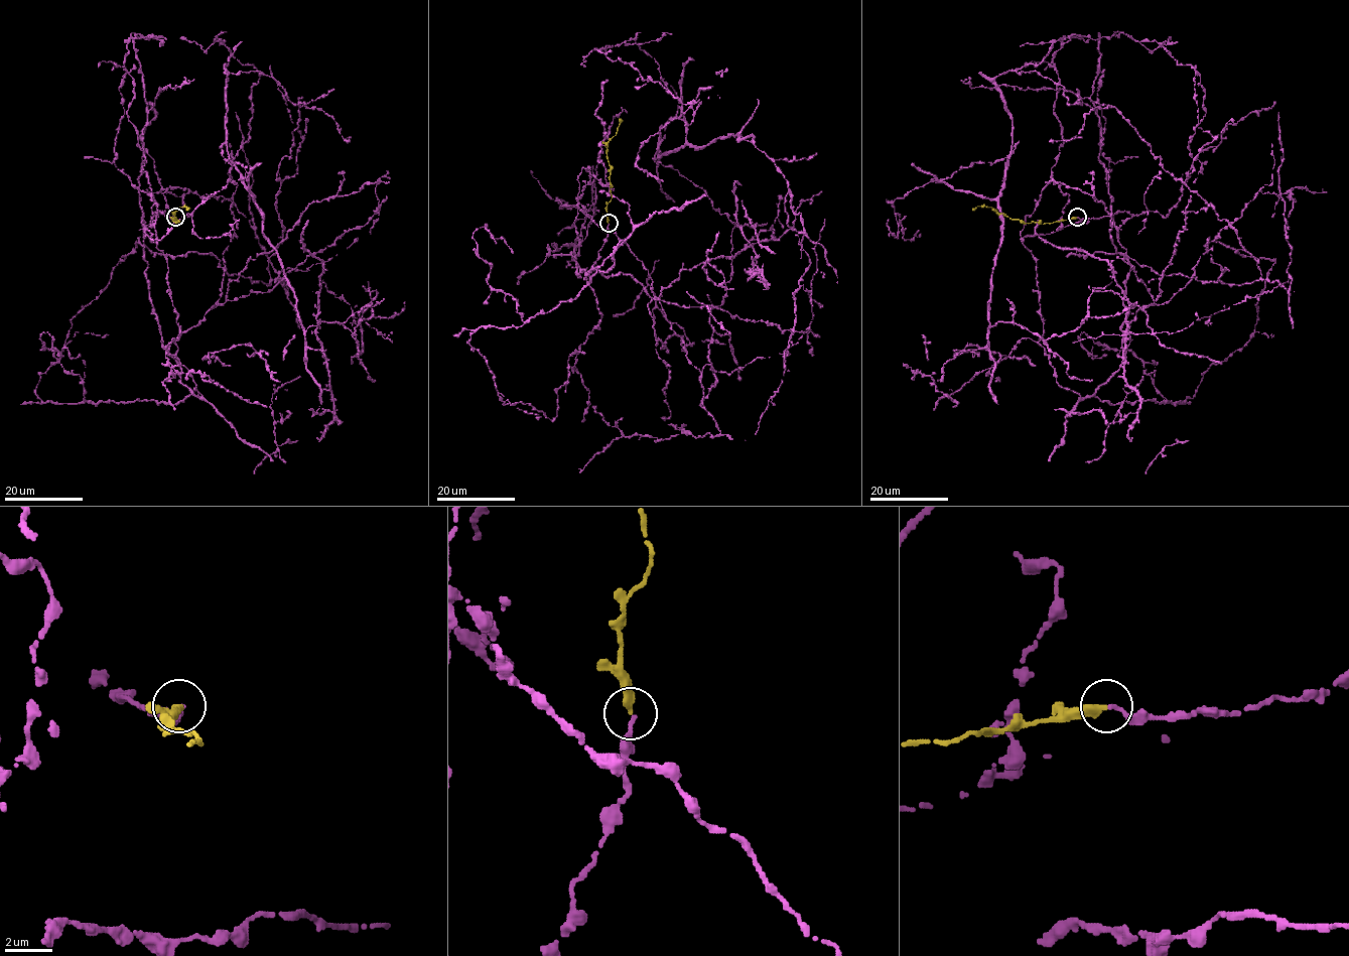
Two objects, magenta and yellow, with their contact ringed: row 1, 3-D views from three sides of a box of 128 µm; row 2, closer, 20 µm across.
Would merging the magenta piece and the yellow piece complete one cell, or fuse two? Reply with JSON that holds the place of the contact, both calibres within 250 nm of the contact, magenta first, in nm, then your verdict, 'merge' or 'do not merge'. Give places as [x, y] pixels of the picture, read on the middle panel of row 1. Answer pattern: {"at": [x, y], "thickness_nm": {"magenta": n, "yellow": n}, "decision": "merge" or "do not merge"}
{"at": [609, 223], "thickness_nm": {"magenta": 180, "yellow": 360}, "decision": "merge"}

